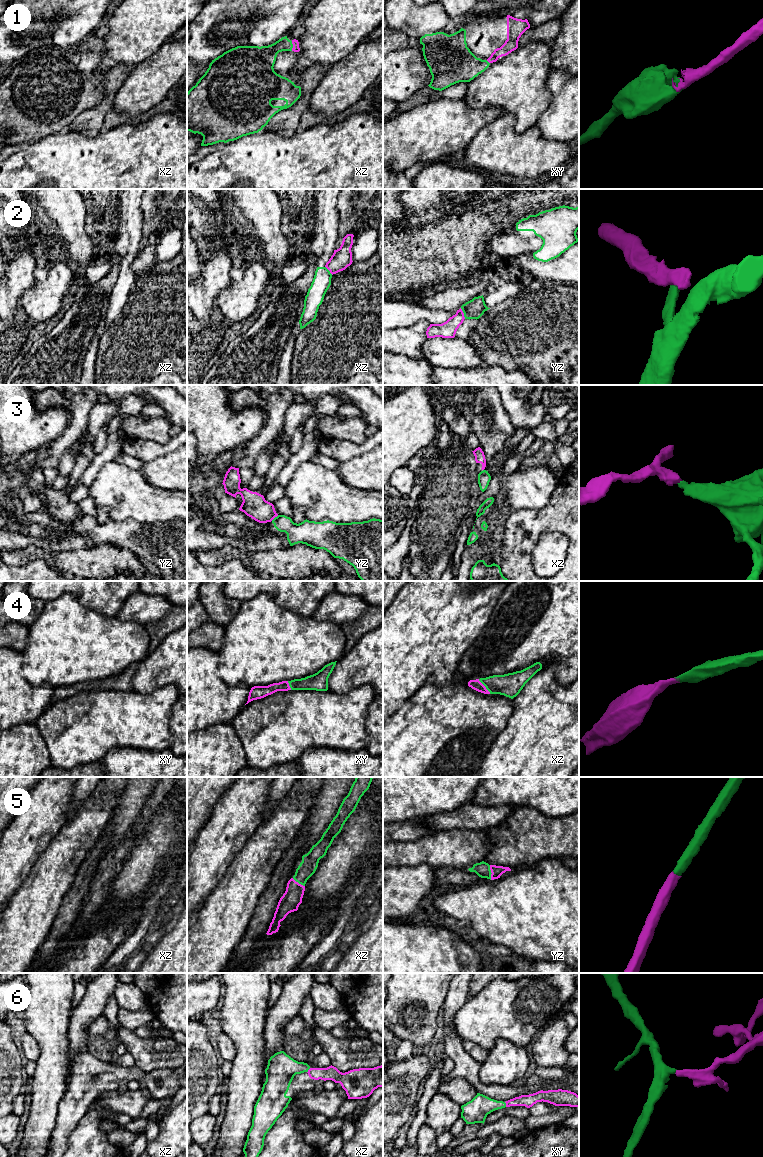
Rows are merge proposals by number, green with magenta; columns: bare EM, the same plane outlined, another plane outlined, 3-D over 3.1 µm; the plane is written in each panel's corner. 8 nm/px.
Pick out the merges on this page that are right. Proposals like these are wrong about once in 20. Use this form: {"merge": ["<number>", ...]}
{"merge": ["1", "3", "4", "5", "6"]}

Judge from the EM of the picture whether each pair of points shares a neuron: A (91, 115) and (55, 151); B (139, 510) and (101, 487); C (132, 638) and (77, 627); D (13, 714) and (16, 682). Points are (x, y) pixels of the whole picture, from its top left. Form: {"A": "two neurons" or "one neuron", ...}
{"A": "two neurons", "B": "one neuron", "C": "one neuron", "D": "one neuron"}

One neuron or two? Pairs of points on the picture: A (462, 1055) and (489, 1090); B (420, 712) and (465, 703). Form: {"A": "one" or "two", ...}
{"A": "one", "B": "one"}

